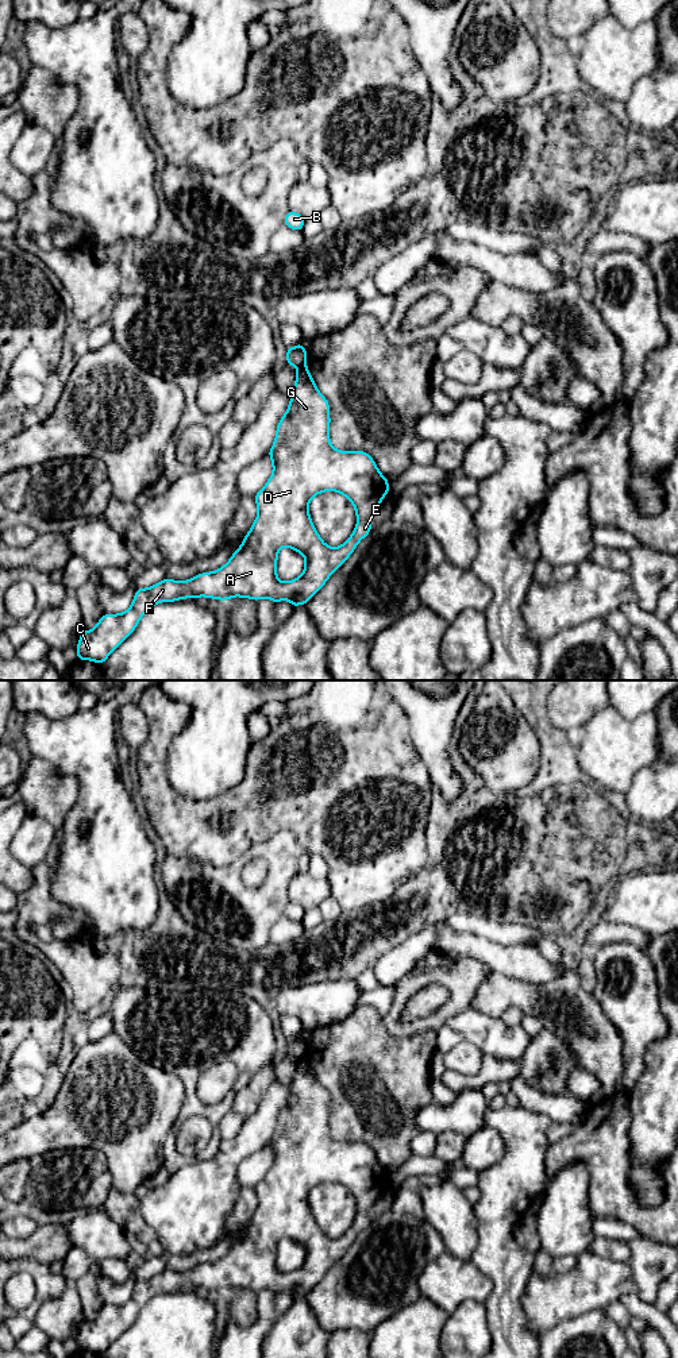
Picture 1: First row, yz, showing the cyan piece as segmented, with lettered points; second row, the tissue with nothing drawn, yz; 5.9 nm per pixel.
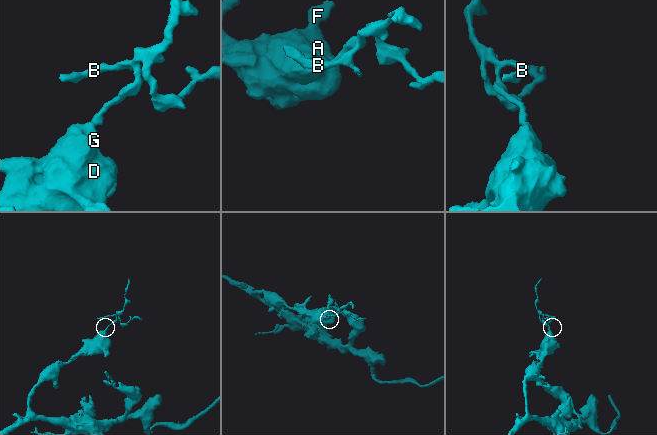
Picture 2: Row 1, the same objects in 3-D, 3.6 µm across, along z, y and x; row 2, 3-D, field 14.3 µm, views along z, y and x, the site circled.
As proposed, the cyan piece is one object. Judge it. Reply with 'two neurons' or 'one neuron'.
two neurons

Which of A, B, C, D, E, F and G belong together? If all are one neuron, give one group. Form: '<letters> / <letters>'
A C D E F G / B

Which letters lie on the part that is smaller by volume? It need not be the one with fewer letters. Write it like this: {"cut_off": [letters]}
{"cut_off": ["B"]}

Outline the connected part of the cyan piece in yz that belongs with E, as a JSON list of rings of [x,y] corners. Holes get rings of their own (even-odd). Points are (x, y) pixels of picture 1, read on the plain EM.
[[[304,1054],[296,1066],[288,1102],[277,1116],[276,1130],[269,1142],[273,1165],[254,1187],[258,1205],[242,1237],[230,1251],[216,1262],[199,1265],[185,1273],[170,1269],[147,1280],[136,1280],[132,1296],[119,1305],[103,1305],[97,1316],[84,1322],[77,1334],[77,1350],[103,1355],[107,1349],[135,1322],[139,1311],[159,1293],[174,1293],[184,1289],[207,1288],[228,1292],[232,1288],[259,1292],[269,1289],[274,1295],[288,1291],[293,1299],[305,1296],[328,1269],[348,1250],[358,1234],[370,1222],[370,1210],[389,1184],[389,1172],[380,1164],[373,1149],[365,1142],[339,1142],[330,1133],[330,1095],[317,1081]],[[320,1184],[343,1185],[357,1204],[357,1218],[351,1227],[336,1239],[327,1237],[319,1227],[308,1199],[309,1192]],[[289,1238],[305,1249],[303,1265],[290,1272],[277,1269],[278,1242]]]

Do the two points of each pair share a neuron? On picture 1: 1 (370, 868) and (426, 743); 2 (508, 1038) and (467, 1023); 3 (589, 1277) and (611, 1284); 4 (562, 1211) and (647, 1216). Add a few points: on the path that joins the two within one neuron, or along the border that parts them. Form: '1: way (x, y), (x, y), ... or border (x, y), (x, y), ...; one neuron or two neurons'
1: border (408, 725), (412, 745), (432, 783); two neurons
2: way (499, 1038), (477, 1027); one neuron
3: way (594, 1281), (605, 1281); one neuron
4: border (589, 1180), (588, 1211), (593, 1219); two neurons

